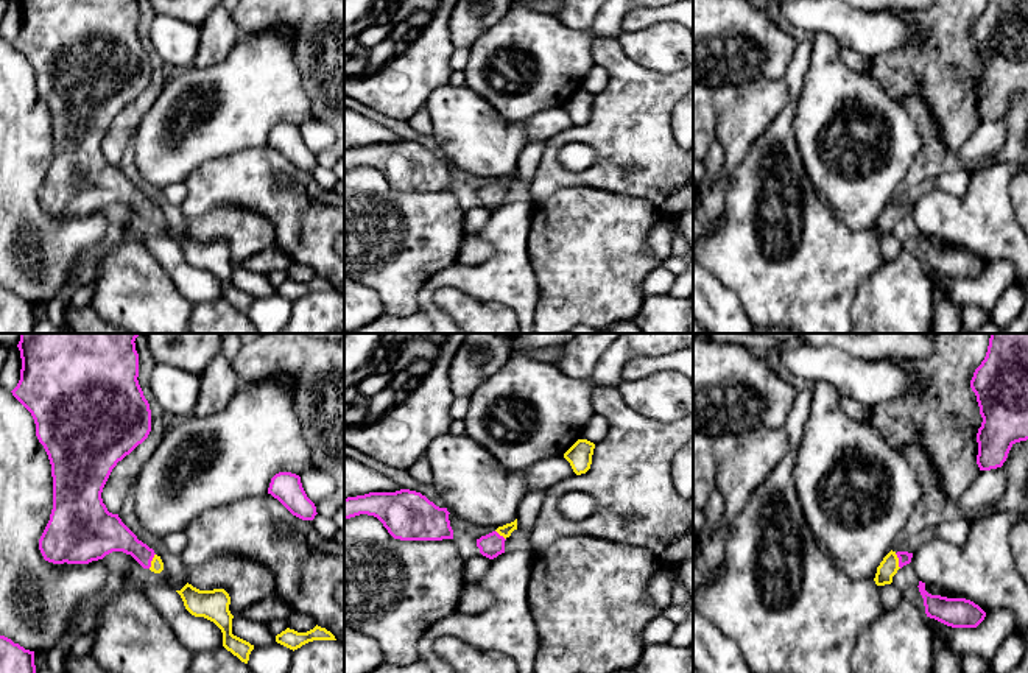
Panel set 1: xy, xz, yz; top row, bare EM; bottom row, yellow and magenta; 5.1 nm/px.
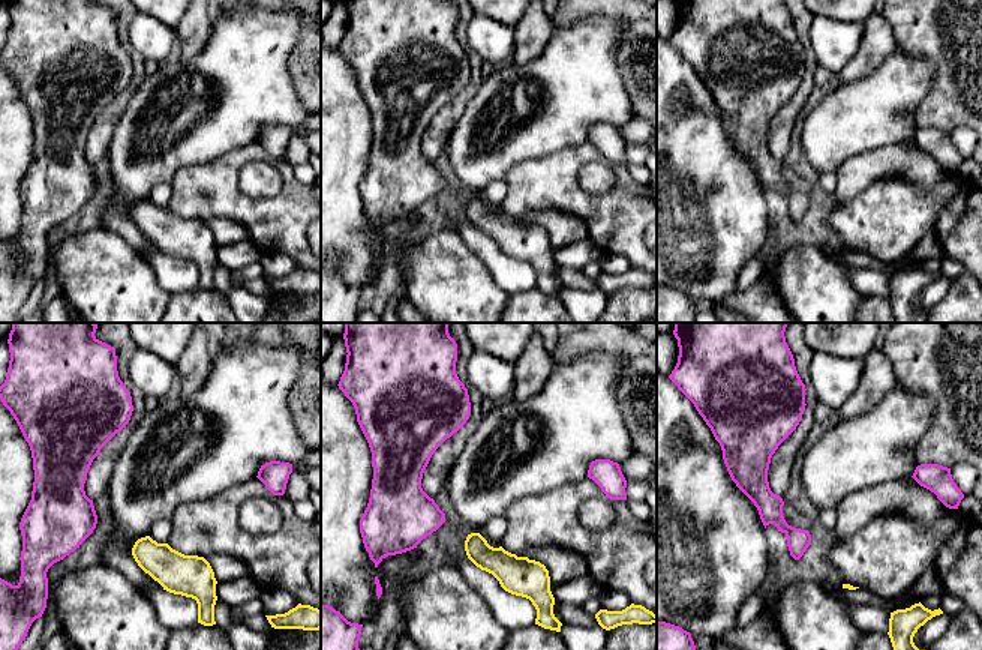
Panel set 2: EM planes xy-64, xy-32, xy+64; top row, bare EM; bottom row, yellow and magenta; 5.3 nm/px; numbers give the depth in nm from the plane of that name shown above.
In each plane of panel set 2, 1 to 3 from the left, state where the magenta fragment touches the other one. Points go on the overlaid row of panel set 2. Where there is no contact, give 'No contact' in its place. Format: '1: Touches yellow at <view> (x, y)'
1: No contact
2: No contact
3: No contact

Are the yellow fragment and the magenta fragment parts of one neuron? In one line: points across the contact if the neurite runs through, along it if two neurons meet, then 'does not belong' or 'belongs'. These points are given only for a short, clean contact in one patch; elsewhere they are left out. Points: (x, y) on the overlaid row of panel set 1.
way yz (888, 567), (897, 561), (904, 556); belongs

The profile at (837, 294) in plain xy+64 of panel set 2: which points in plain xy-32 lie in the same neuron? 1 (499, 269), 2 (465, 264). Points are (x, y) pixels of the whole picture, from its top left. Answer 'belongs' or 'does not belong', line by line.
1: does not belong
2: belongs

